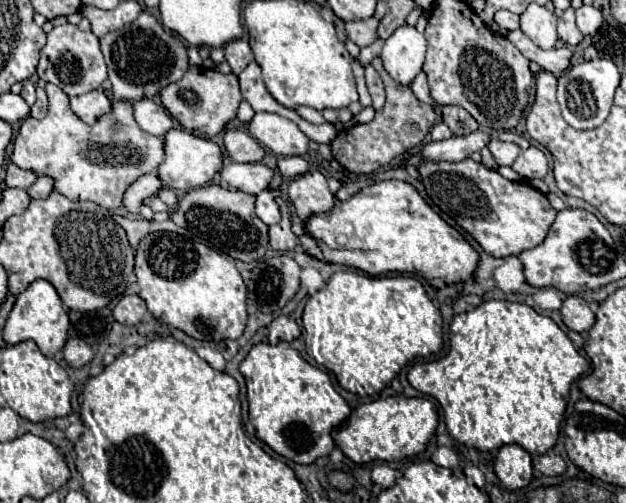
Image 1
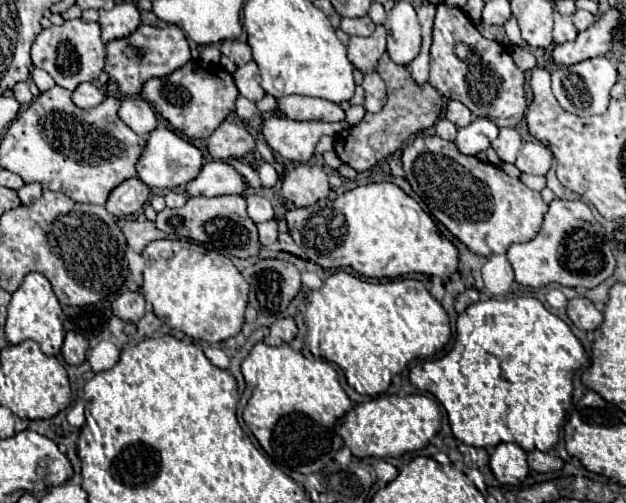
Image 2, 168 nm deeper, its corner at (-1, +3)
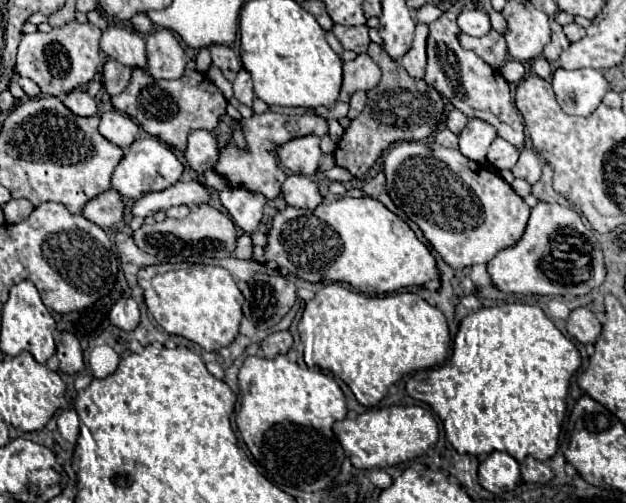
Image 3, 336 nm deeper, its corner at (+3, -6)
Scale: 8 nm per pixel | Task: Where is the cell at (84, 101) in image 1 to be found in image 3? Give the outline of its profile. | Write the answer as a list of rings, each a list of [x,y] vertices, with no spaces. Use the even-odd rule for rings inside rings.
[[[73,89],[69,95],[63,95],[61,101],[65,103],[67,109],[71,109],[79,117],[93,117],[93,115],[97,115],[95,99],[89,97],[83,89]]]

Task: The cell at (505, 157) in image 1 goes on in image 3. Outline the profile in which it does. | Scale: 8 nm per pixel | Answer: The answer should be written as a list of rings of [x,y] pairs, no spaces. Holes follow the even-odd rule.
[[[497,137],[491,143],[489,153],[487,153],[487,161],[491,165],[495,165],[499,171],[513,169],[513,165],[517,163],[517,159],[519,159],[519,151],[509,141],[505,141],[503,137]]]

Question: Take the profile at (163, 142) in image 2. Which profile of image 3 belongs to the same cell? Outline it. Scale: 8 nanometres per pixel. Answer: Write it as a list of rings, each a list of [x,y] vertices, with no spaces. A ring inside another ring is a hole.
[[[143,137],[143,139],[135,139],[131,143],[131,147],[123,155],[121,163],[115,167],[113,179],[111,179],[111,189],[115,189],[123,199],[139,199],[145,193],[163,191],[163,189],[171,187],[173,183],[179,181],[181,173],[183,173],[181,161],[173,155],[173,151],[165,143],[161,143],[155,137]]]

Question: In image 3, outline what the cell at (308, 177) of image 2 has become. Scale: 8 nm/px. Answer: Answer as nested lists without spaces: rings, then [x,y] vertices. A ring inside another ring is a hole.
[[[289,175],[283,181],[283,199],[291,207],[311,209],[311,211],[323,201],[317,185],[305,175]]]

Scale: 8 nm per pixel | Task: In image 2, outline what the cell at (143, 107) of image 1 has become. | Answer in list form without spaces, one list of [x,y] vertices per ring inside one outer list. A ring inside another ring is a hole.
[[[141,96],[125,98],[119,108],[119,118],[143,138],[147,138],[159,124],[153,106],[145,102]]]

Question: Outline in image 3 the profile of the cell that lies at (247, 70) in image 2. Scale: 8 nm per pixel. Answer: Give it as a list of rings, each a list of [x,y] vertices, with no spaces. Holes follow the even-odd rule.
[[[241,69],[237,73],[237,79],[233,81],[233,89],[235,89],[235,97],[237,97],[239,103],[243,103],[247,107],[253,105],[253,97],[255,97],[253,81],[251,81],[251,75],[245,69]]]

